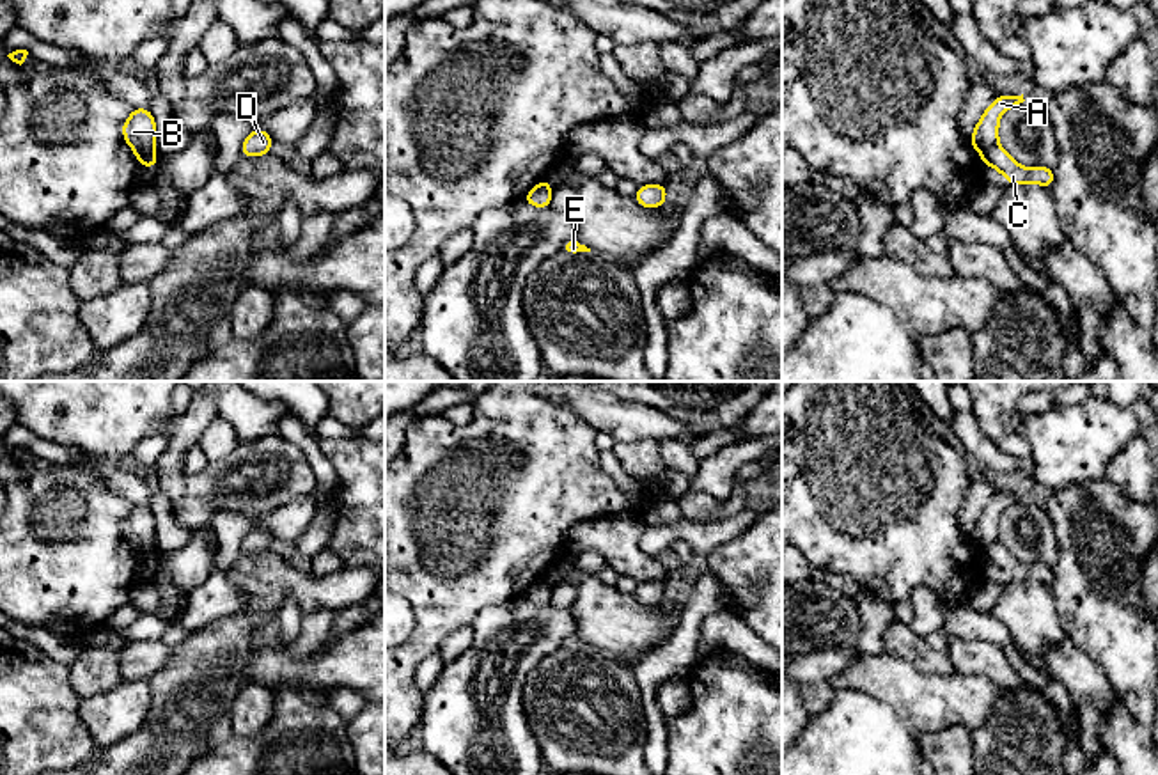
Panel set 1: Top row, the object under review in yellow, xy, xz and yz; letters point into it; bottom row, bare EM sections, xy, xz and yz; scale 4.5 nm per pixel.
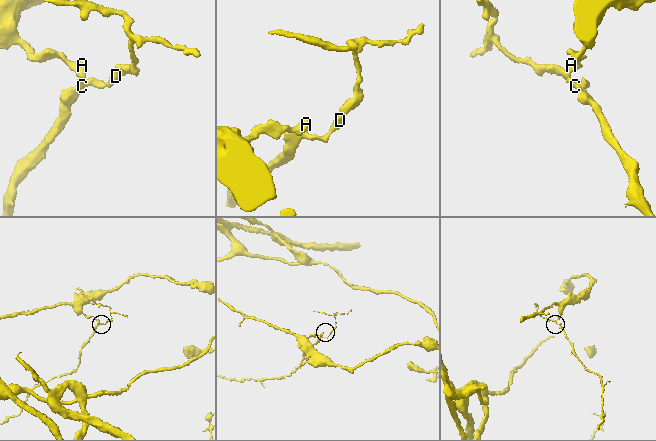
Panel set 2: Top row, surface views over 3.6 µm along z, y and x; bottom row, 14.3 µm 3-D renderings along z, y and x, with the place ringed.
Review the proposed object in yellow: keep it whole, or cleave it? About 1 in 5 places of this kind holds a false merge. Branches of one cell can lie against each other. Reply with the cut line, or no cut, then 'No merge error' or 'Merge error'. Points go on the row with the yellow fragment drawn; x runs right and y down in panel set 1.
Split along xy (153, 149), (135, 151). Merge error

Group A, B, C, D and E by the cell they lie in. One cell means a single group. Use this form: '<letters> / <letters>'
A B / C D E

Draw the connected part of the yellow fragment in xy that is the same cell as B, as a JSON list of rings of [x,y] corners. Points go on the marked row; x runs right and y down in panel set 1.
[[[133,108],[122,124],[122,137],[133,151],[156,149],[156,122],[151,110]]]

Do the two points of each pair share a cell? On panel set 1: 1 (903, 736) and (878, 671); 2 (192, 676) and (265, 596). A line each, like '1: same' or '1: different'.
1: different
2: same

